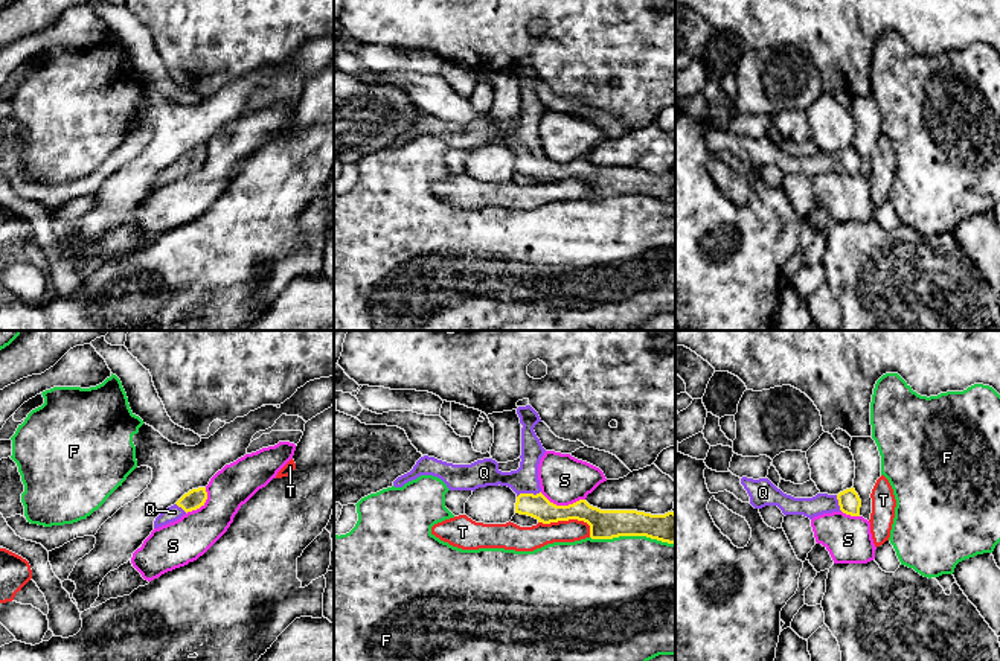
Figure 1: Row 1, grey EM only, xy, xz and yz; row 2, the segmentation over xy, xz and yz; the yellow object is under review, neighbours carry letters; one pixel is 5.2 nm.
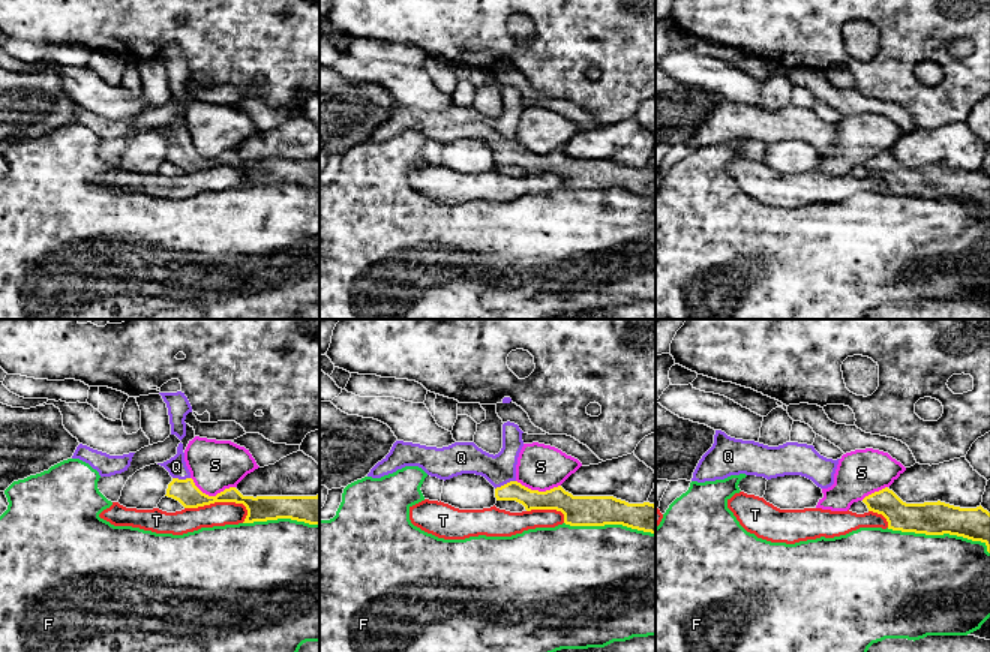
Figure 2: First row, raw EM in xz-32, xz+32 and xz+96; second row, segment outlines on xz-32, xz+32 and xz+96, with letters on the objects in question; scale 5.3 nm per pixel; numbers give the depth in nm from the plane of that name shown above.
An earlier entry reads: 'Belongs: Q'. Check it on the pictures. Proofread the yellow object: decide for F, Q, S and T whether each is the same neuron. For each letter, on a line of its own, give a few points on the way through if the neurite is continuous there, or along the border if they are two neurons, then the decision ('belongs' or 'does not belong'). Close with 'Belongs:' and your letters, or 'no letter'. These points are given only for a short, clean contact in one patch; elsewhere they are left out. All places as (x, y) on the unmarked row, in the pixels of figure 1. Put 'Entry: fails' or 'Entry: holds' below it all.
F: does not belong
Q: across xz (537, 165), (528, 153), (525, 139) | belongs
S: does not belong
T: does not belong
Belongs: Q
Entry: holds

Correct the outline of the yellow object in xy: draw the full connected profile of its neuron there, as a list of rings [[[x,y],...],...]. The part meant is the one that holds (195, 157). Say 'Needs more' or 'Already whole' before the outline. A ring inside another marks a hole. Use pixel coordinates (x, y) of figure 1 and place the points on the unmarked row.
Needs more. [[[206,146],[189,149],[174,164],[168,166],[155,177],[154,187],[174,181],[188,171],[200,168],[201,164],[204,164],[206,158],[207,158]]]

